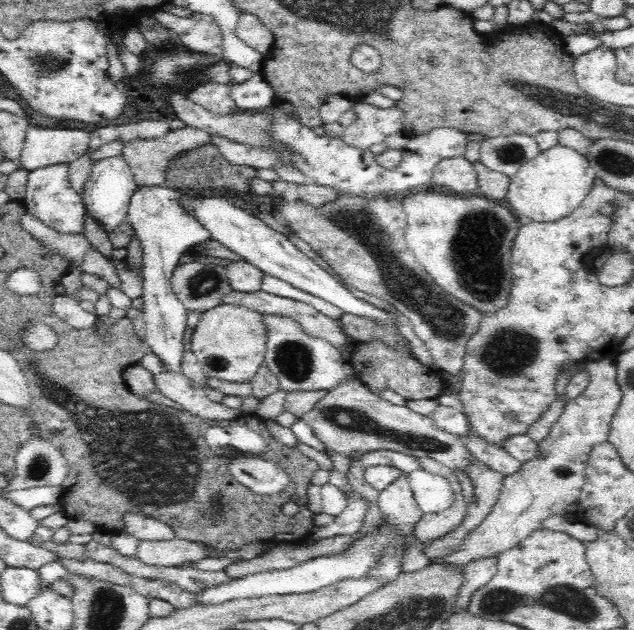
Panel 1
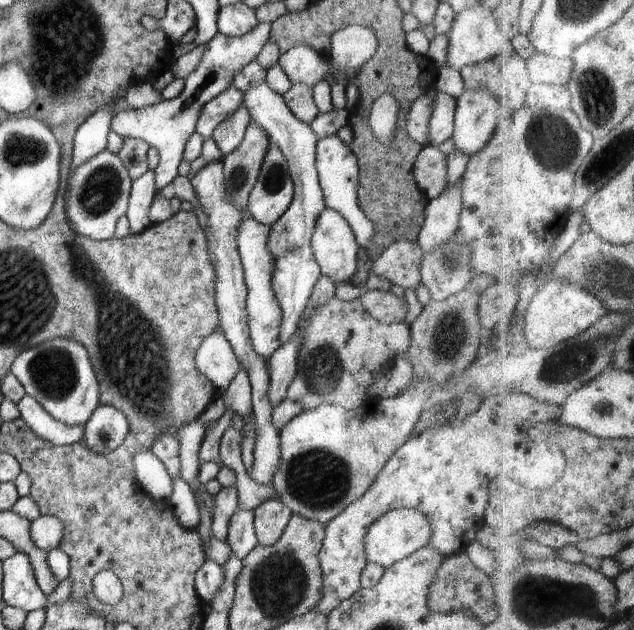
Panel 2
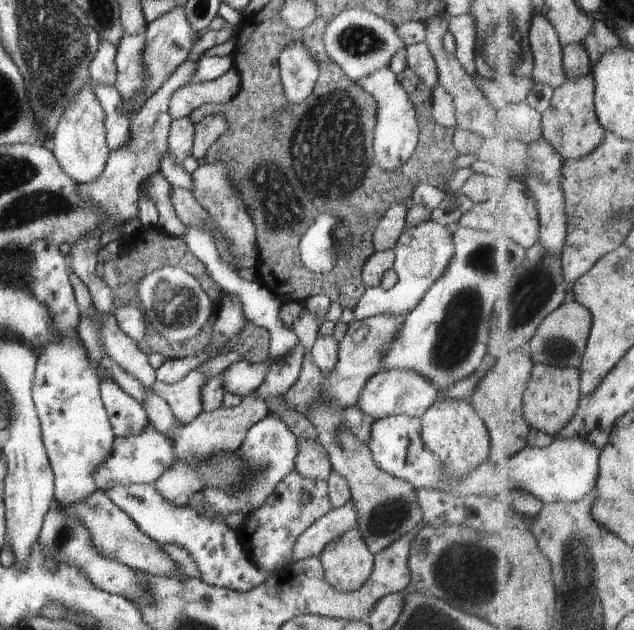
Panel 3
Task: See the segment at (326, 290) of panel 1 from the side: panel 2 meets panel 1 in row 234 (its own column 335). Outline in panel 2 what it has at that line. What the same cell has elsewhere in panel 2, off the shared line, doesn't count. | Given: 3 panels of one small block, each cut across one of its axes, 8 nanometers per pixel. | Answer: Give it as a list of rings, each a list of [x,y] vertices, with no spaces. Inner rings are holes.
[[[324,206],[324,210],[314,220],[311,246],[313,257],[320,266],[321,276],[328,276],[334,284],[340,284],[340,282],[346,283],[346,280],[350,280],[356,274],[360,248],[356,243],[354,232],[350,224],[344,220],[344,216],[330,206]]]

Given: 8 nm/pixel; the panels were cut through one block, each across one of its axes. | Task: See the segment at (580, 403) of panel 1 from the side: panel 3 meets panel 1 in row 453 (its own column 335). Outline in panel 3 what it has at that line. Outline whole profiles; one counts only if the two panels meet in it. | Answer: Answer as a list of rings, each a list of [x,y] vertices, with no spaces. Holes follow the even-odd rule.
[[[358,528],[342,532],[319,555],[325,579],[338,592],[354,592],[362,588],[375,561],[375,555],[368,550]]]

